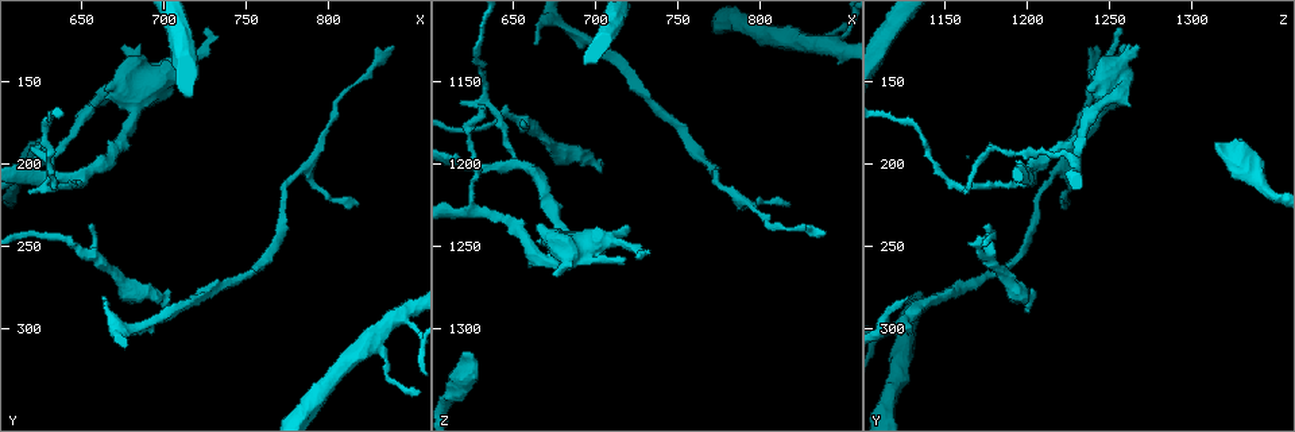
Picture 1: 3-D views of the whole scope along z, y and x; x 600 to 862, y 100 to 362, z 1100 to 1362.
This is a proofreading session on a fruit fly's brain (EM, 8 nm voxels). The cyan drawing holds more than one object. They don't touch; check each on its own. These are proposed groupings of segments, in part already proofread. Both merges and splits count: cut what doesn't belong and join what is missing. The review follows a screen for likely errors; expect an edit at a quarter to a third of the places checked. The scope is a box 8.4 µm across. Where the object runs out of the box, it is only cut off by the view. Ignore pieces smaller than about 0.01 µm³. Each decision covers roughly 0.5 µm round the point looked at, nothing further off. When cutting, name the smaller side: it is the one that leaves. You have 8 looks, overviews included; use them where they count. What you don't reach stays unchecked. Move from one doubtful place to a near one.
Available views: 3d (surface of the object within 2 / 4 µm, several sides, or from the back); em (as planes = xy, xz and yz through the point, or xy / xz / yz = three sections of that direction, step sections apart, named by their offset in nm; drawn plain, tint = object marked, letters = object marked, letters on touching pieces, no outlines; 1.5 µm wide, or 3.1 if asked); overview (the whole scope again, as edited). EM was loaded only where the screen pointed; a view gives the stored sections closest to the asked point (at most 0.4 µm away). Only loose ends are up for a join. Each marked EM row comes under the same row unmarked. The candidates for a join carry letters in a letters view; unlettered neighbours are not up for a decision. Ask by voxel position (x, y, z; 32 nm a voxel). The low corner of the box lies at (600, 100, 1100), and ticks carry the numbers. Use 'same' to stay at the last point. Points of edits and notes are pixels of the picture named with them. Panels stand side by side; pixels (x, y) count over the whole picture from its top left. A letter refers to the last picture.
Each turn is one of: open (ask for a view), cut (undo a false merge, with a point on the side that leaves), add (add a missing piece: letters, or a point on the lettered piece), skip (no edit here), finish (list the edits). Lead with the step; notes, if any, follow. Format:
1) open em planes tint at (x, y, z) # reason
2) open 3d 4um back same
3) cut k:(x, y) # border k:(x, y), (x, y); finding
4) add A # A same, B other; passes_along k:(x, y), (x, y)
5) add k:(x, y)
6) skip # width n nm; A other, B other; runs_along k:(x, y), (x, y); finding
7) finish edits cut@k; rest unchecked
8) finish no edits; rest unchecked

open 3d 4um at (704, 290, 1200) # free end

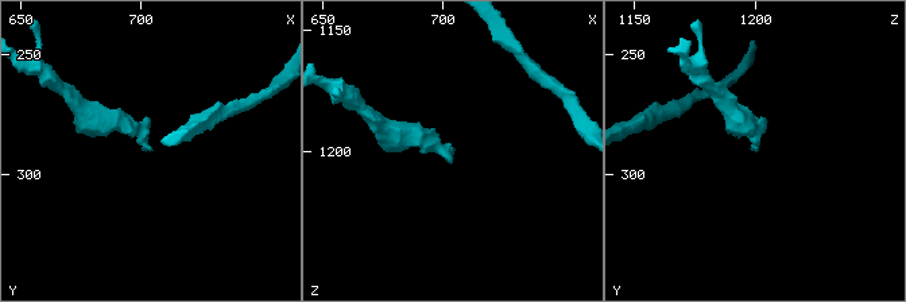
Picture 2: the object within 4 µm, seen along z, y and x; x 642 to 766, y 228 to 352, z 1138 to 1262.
open em xz step 8 letters at (705, 289, 1200) # now the EM

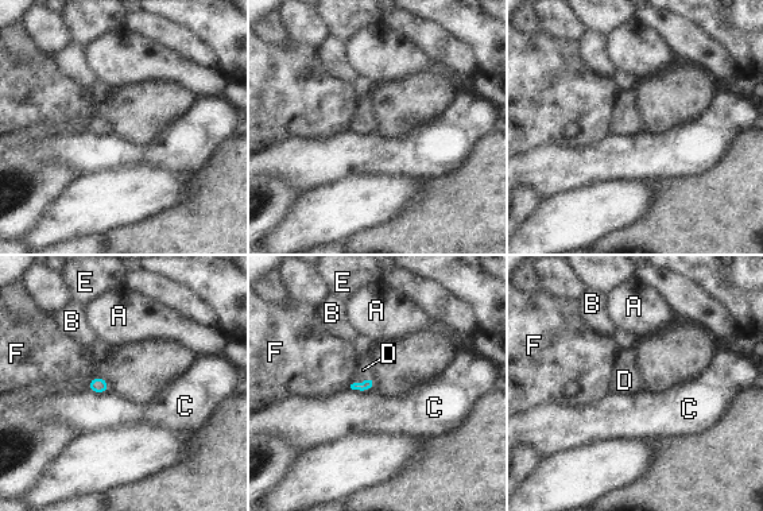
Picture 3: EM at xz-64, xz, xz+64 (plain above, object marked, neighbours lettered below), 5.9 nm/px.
open em planes letters same # another direction

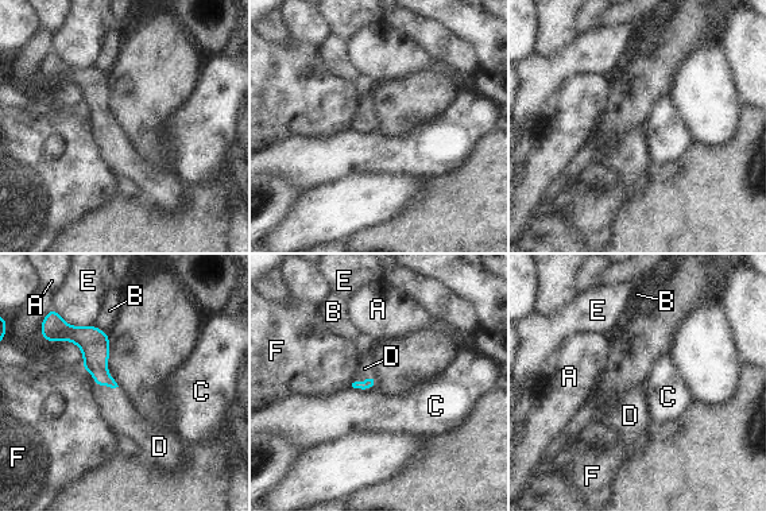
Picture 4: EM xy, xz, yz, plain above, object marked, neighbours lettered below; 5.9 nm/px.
add D # A other, B other, C other, D same, E other, F other; passes_along 4:(95, 344), (103, 384), (115, 409); the cell continues

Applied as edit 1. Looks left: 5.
open 3d 2um at (788, 200, 1220) # a fork

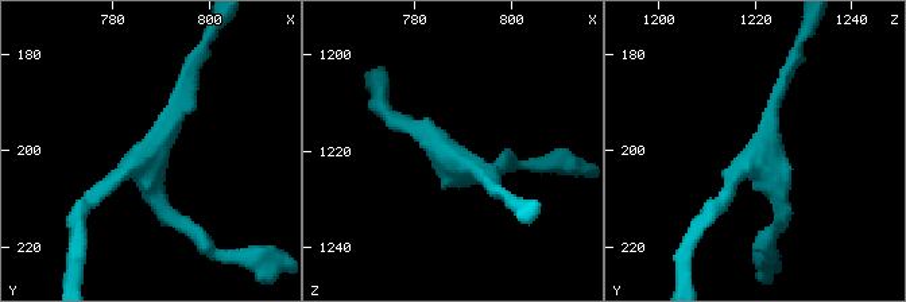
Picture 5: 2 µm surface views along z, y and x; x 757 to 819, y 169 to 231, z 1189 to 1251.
open em planes letters at (787, 202, 1220) # shape alone is not enough

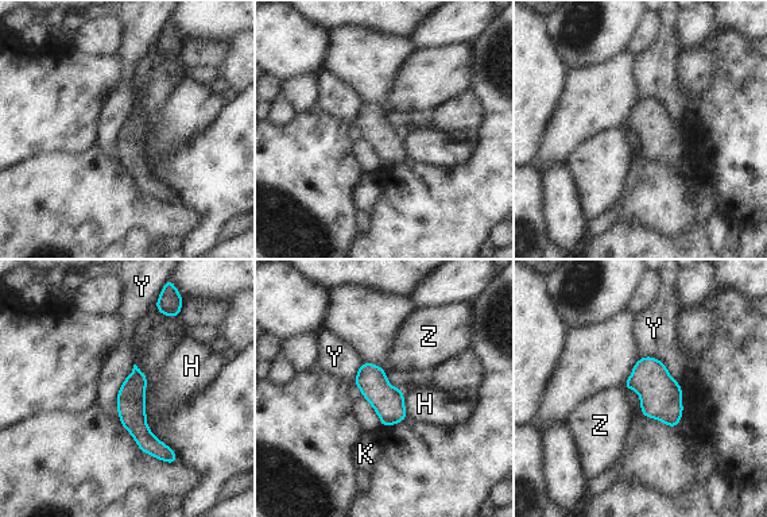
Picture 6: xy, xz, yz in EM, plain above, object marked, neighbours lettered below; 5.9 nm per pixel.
skip # width 190 nm; H other, K other, Y other, Z other; border 6:(622, 386), (627, 390); all the same cell

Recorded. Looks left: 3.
open 3d 2um at (620, 188, 1316)

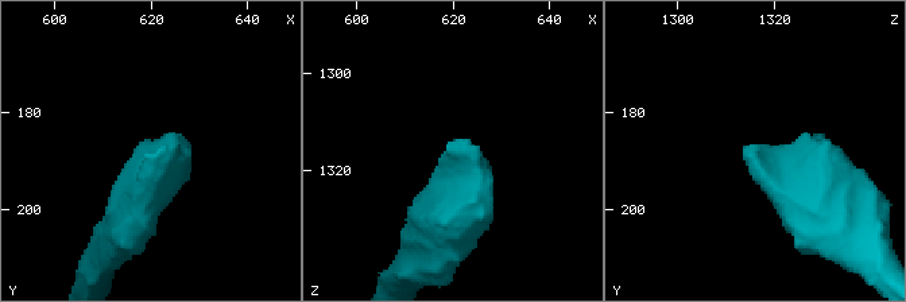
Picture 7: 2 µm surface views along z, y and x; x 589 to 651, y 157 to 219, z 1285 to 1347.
open em planes letters at (618, 188, 1315) # need the tissue

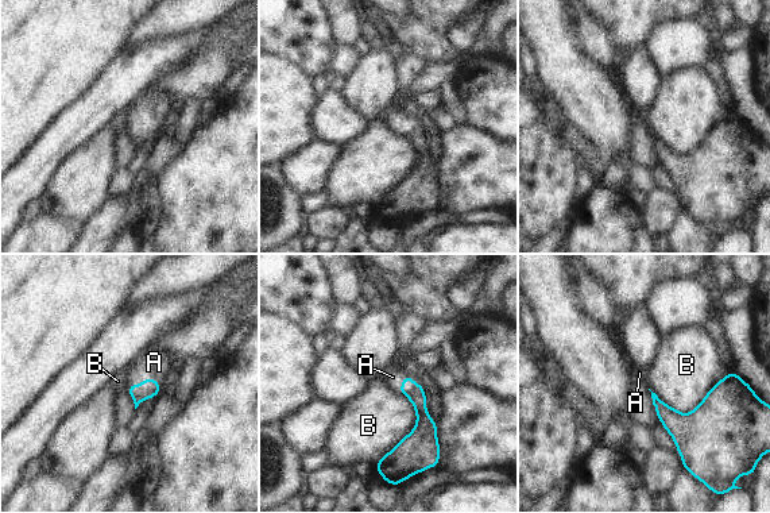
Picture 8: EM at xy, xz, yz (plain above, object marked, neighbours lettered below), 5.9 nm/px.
add A # longest_contact B 500 nm; A same, B other; the cell continues

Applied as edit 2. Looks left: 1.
finish edits add@4, add@8; rest unchecked

